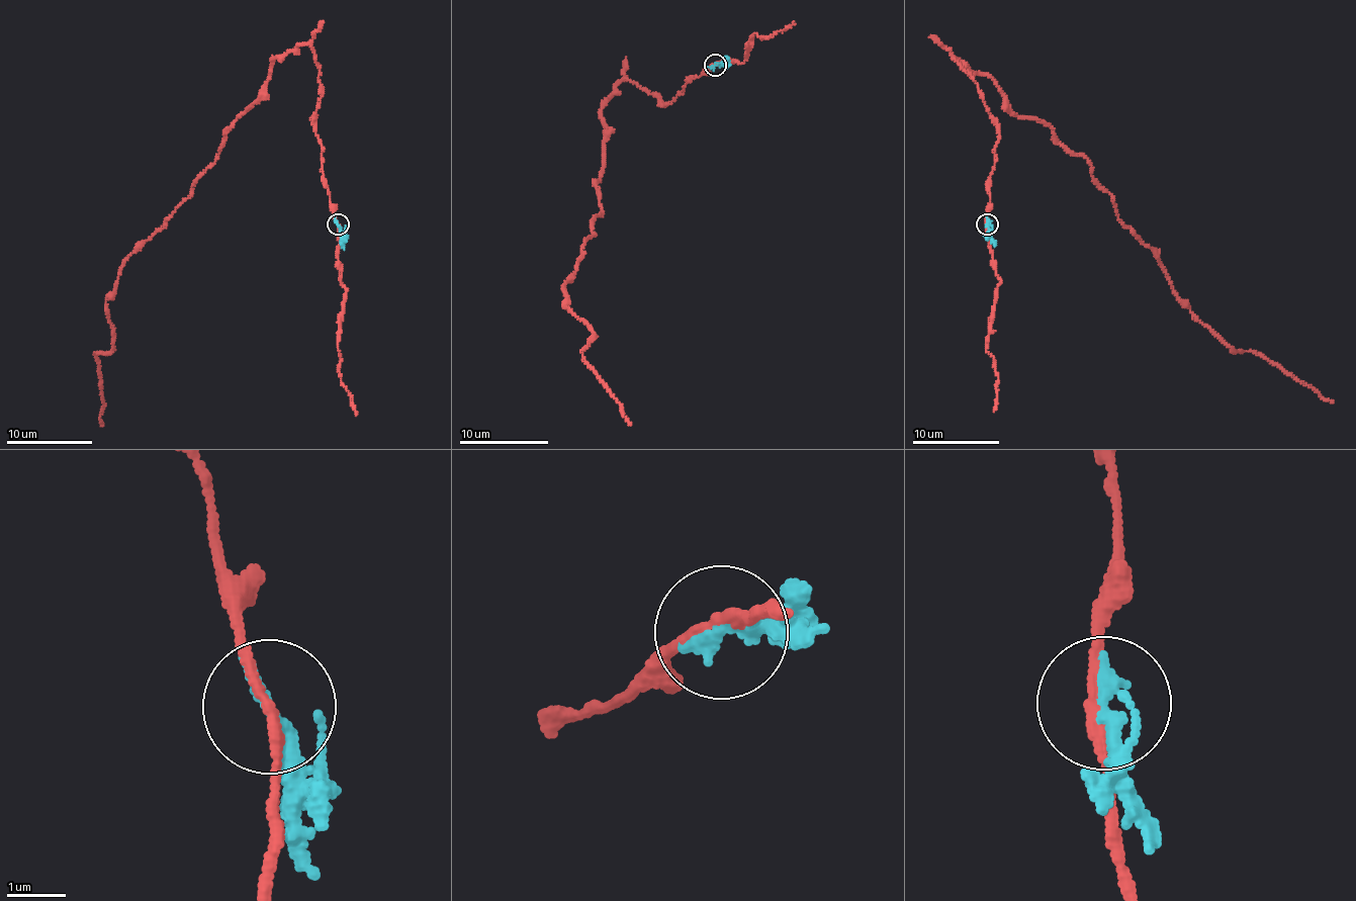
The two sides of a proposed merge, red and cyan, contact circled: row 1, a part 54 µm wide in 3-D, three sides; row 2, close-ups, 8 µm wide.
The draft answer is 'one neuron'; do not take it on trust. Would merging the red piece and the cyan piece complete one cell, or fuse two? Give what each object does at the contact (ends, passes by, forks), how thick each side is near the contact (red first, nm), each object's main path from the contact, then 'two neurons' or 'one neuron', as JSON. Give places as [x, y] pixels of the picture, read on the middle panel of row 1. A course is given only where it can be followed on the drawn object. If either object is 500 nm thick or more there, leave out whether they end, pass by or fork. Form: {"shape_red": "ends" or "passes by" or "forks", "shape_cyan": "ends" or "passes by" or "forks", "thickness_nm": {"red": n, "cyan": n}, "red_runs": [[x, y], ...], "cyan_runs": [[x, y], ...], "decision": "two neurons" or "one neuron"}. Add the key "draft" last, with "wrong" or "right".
{"shape_red": "passes by", "shape_cyan": "ends", "thickness_nm": {"red": 160, "cyan": 280}, "red_runs": [[715, 63], [664, 106], [625, 78], [602, 109], [603, 211], [564, 306], [593, 336], [582, 361], [631, 425]], "cyan_runs": [[715, 65], [730, 65]], "decision": "two neurons", "draft": "wrong"}

